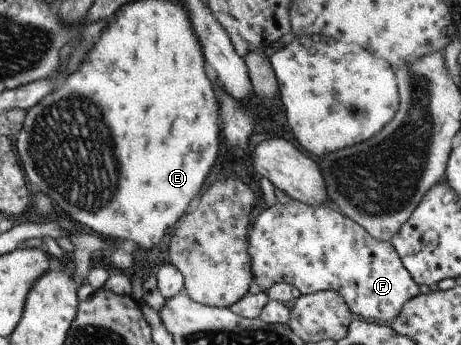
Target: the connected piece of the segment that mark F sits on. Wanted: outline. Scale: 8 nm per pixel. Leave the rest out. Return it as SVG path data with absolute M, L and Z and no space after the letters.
M290 199L288 204L278 203L272 208L266 208L249 227L248 254L252 262L254 282L262 291L267 291L274 284L280 283L295 286L302 295L332 290L346 300L352 314L370 320L380 320L380 322L394 320L402 312L404 304L420 294L419 284L414 282L389 240L376 240L363 229L363 226L331 209L327 204L308 206Z

